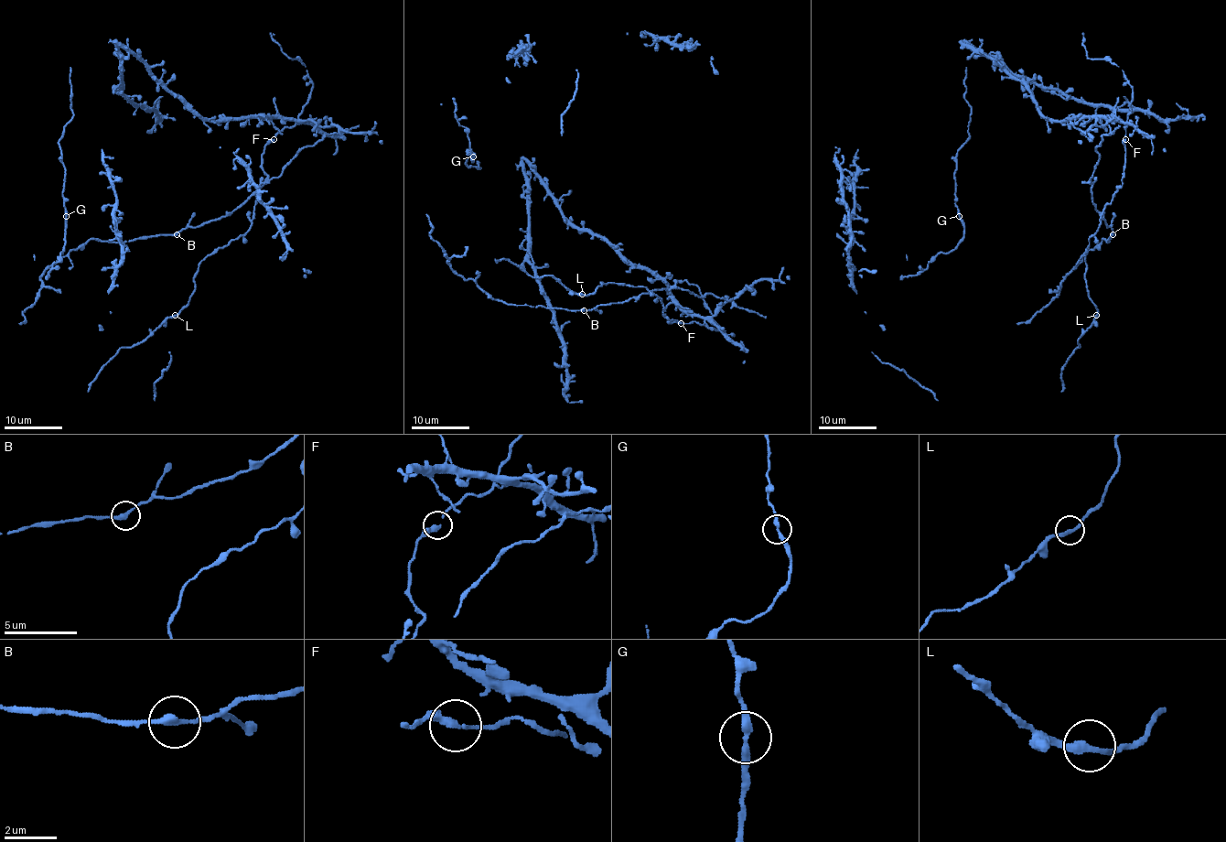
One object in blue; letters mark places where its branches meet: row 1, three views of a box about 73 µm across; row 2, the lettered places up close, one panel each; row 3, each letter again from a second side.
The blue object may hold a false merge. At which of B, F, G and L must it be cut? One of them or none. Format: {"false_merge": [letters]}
{"false_merge": []}

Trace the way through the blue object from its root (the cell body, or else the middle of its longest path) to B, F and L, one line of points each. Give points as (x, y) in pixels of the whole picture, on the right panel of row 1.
B: (966, 43), (1016, 76), (1047, 117), (1120, 120), (1103, 127), (1091, 178), (1094, 208), (1113, 234)
F: (966, 43), (1016, 76), (1047, 117), (1116, 117), (1127, 124), (1125, 139)
L: (966, 43), (1016, 76), (1047, 117), (1116, 117), (1127, 124), (1123, 185), (1105, 207), (1084, 259), (1096, 315)

